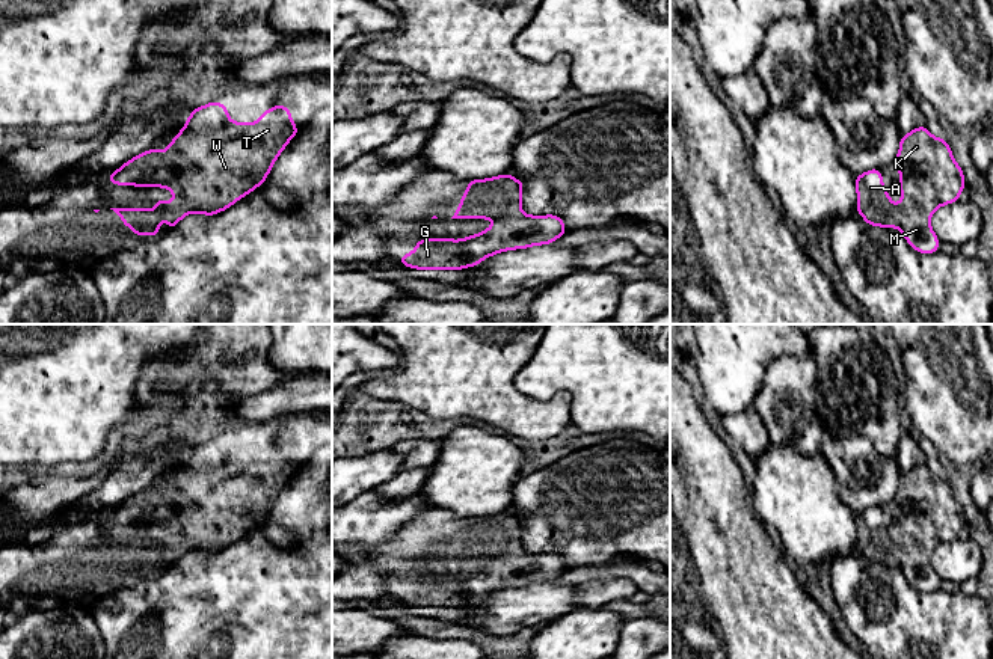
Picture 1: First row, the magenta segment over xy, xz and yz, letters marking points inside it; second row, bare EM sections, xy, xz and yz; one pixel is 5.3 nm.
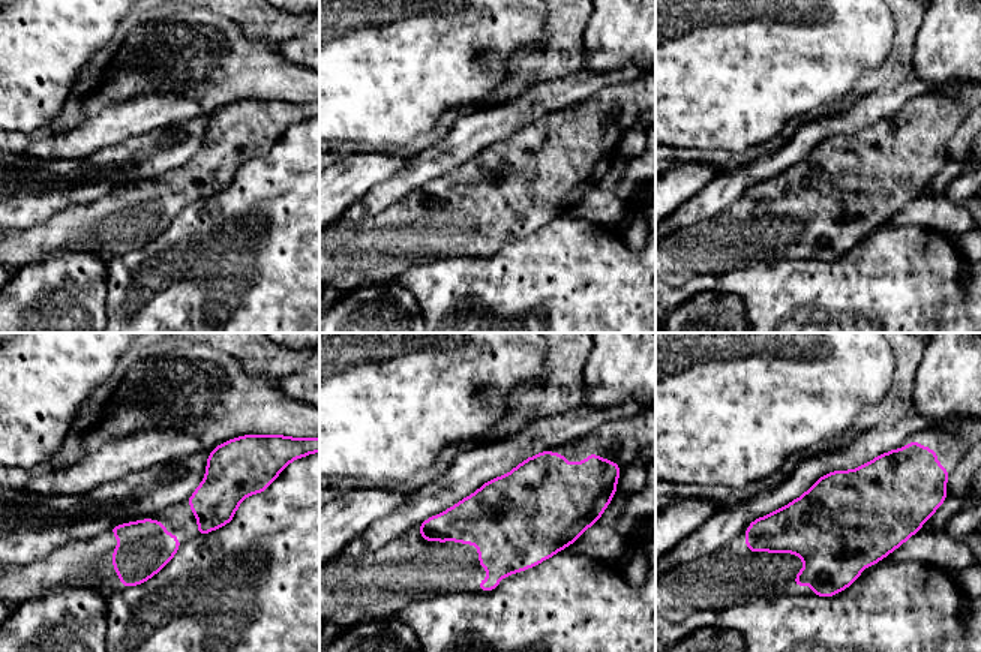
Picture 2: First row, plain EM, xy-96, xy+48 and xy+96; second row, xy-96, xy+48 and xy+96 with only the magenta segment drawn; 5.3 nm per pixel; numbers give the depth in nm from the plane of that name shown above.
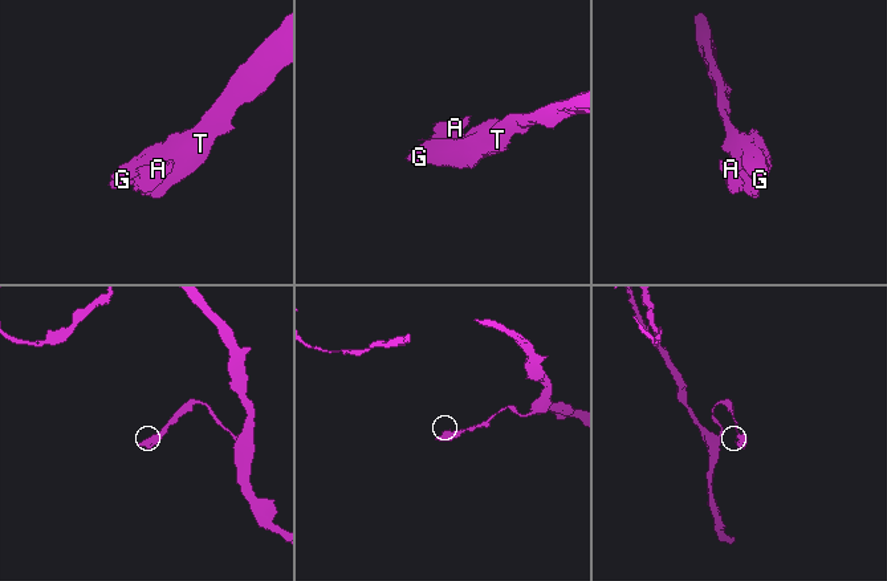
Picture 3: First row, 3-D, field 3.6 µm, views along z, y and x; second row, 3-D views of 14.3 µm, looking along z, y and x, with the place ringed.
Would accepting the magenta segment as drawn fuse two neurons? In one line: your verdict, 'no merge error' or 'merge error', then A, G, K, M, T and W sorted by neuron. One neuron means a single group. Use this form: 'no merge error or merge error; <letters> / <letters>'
no merge error; A G K M T W

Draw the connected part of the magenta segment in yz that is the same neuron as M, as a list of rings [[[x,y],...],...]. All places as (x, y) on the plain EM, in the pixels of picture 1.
[[[927,464],[901,474],[895,498],[899,507],[902,537],[895,543],[880,507],[856,514],[857,550],[871,564],[899,566],[907,581],[921,591],[939,588],[939,576],[930,564],[933,550],[957,540],[966,526],[961,505],[955,501],[946,477],[936,477]]]

